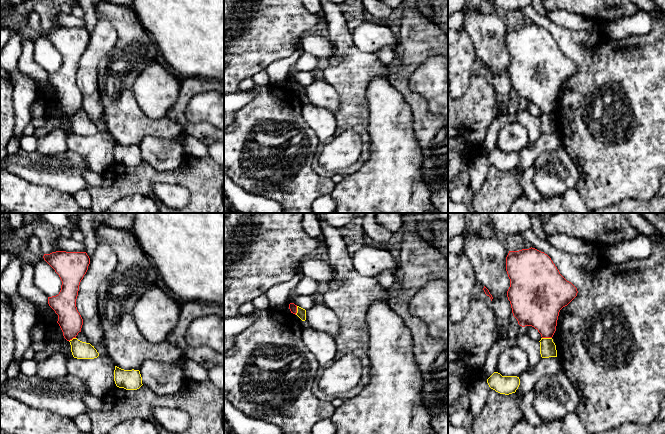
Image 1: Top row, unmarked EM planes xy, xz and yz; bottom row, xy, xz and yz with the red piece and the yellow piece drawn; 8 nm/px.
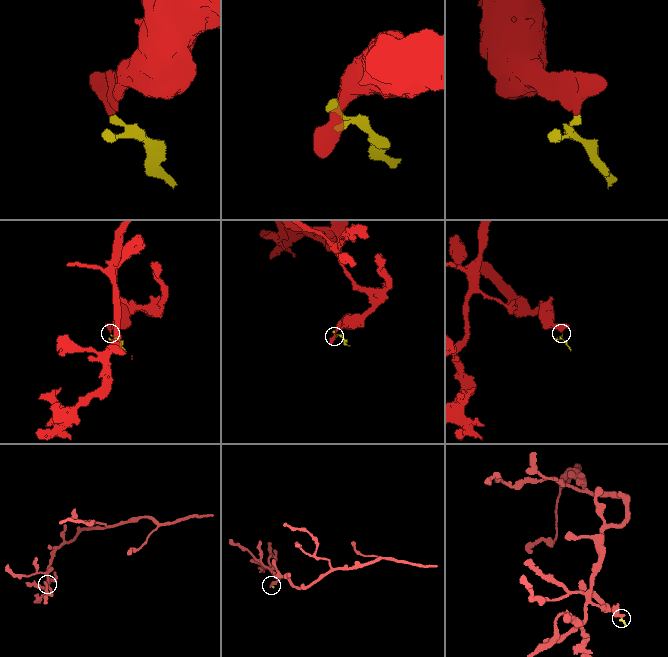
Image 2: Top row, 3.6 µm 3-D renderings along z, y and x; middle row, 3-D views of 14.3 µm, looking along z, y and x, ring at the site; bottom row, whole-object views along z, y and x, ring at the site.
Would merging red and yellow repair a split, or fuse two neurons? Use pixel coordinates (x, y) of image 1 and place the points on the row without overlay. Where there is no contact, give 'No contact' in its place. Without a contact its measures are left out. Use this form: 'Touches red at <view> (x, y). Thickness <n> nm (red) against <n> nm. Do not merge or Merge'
Touches red at yz (547, 113). Thickness 320 nm (red) against 130 nm. Do not merge

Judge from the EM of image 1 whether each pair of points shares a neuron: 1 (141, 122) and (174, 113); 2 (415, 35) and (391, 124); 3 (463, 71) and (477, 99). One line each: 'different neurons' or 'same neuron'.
1: different neurons
2: different neurons
3: different neurons

